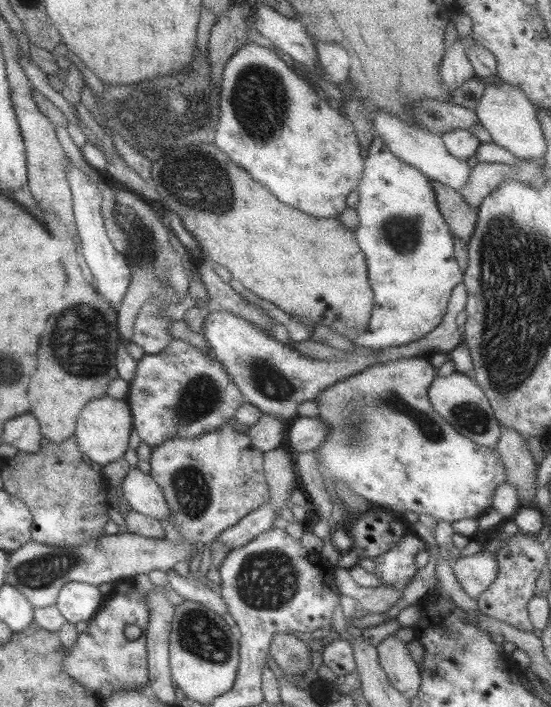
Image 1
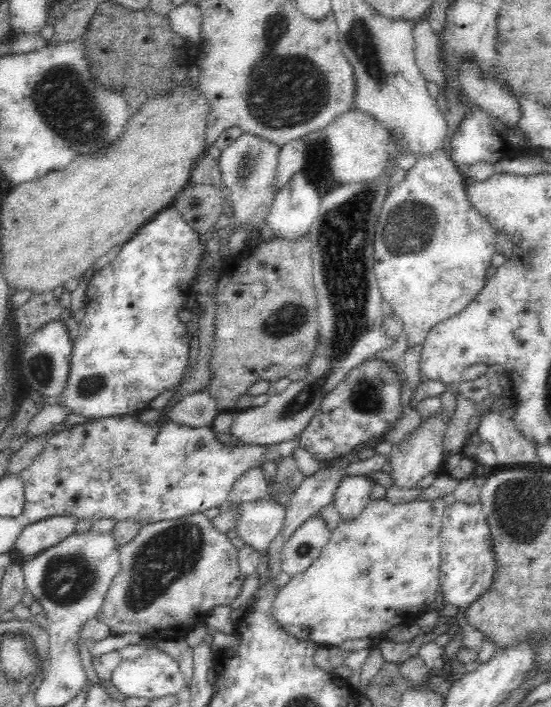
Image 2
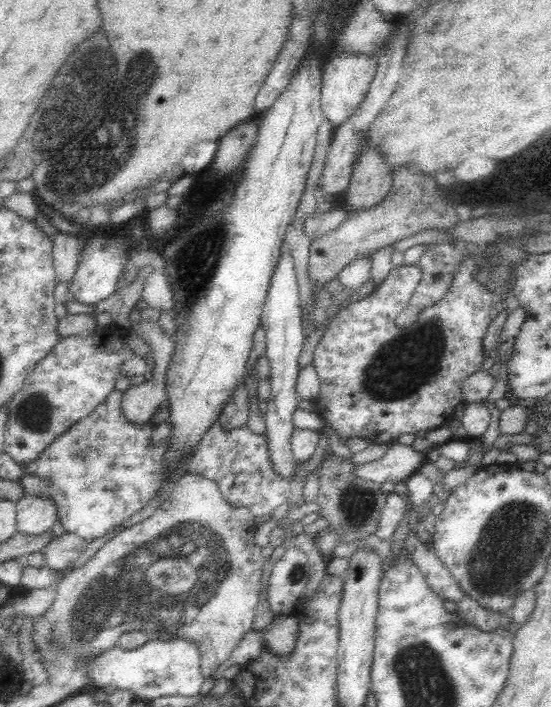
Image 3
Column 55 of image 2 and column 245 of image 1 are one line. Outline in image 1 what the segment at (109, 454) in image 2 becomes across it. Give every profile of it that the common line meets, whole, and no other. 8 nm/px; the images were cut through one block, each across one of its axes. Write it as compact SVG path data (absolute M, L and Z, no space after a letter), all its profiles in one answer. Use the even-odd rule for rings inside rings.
M225 424L215 431L199 434L195 438L171 438L151 447L148 463L149 476L157 483L163 493L163 499L169 507L171 525L185 542L201 542L209 545L219 533L233 526L239 519L255 510L269 498L269 488L265 482L262 468L263 452L251 446L251 440L245 430L235 432Z

